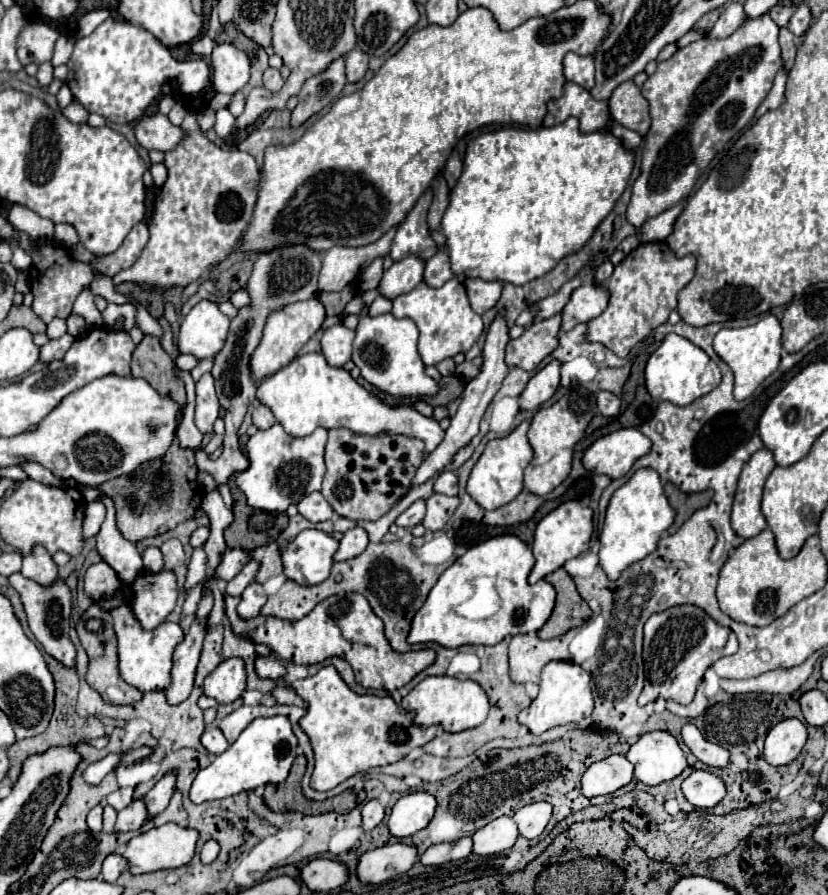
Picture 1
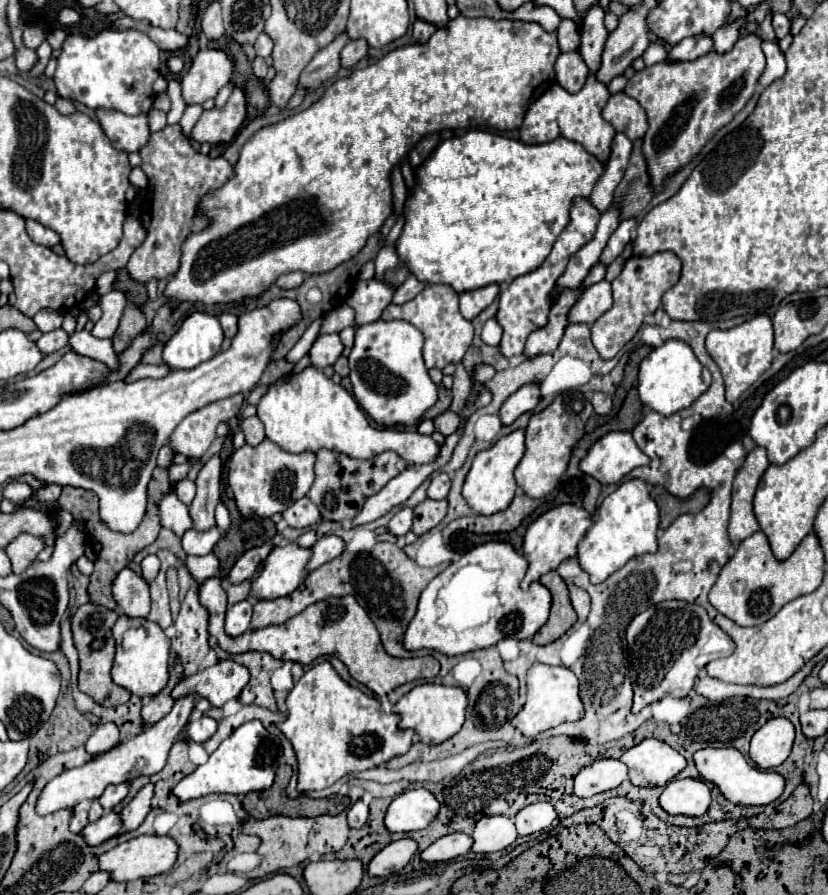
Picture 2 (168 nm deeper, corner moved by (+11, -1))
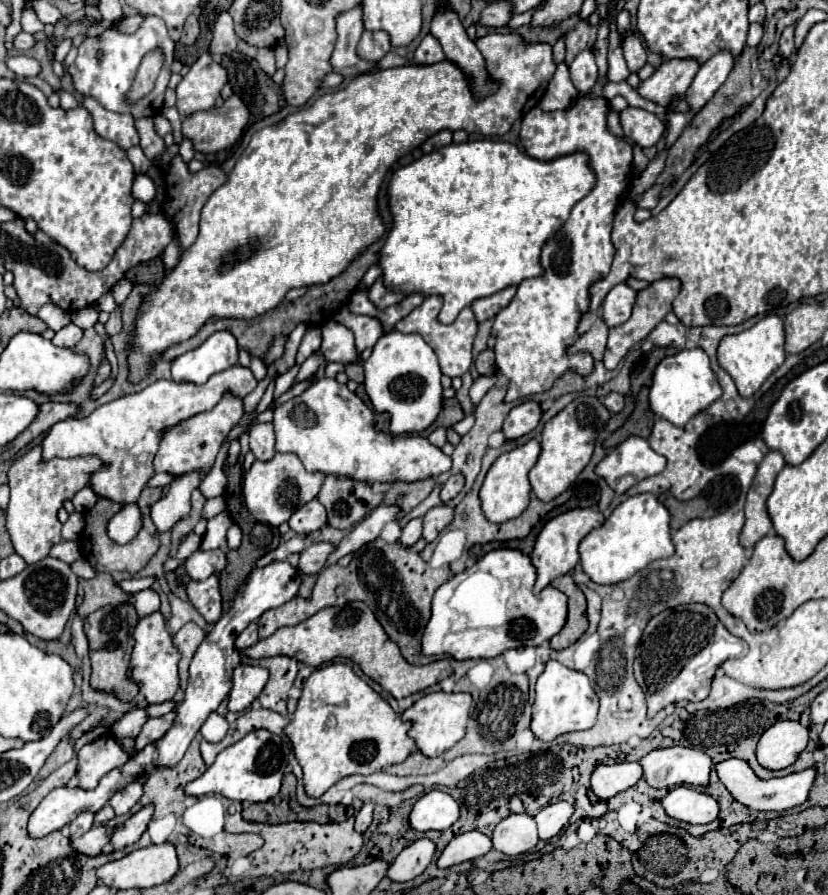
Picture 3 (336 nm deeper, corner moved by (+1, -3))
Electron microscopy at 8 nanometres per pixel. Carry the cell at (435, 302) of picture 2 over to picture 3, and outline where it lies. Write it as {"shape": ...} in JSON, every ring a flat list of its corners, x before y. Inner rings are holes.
{"shape":[[439,295,425,297,425,301,415,311,411,311,407,317,397,321,395,329,403,331,403,333,423,335,423,339,427,339,427,343,433,347,433,351,439,359,441,373,447,375,447,377,461,377,471,367,471,361,473,361,471,347,473,347,473,341,475,341,475,335,477,335,477,319,475,319,473,311,469,307,465,307,453,323,445,325,437,319,437,315,441,311,441,305,443,305,443,299,439,299]]}

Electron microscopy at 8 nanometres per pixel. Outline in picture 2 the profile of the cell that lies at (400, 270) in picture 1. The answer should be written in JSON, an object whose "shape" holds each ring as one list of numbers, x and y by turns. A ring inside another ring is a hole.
{"shape":[[357,281,351,295,347,297,347,303,355,311,355,327,381,319,381,313,391,303,393,293,395,289,383,281]]}

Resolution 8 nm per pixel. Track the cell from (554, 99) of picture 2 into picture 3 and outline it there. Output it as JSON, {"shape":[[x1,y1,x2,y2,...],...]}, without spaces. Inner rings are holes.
{"shape":[[583,95,577,97,577,101,561,111,541,111,539,107,533,107,525,117,523,117,523,125,521,125,521,143,525,147,525,151,535,157,535,159,555,159,561,155,569,155,575,151,587,151,591,157,591,167,597,175,597,185,593,187,593,191,583,197,571,211,571,217,567,219,567,223,559,229,559,233,543,247,541,253,541,261,545,267,545,273,541,277,535,279,525,279,519,287,517,293,513,297,513,301,503,307,503,311,497,313,495,323,493,323,493,335,497,337,495,343,495,361,497,361,497,369,509,379,509,391,505,395,505,401,517,401,521,397,529,397,535,393,543,393,547,389,551,389,553,381,557,377,561,377,567,369,575,369,581,375,591,373,593,367,593,359,587,353,579,353,579,355,565,355,567,345,571,343,569,339,577,339,577,325,579,325,579,317,589,309,589,285,595,283,597,279,601,279,603,275,607,275,609,267,611,267,611,259,613,259,613,243,611,243,611,225,613,225,613,215,617,205,623,201,629,185,631,185,631,161,633,161,633,153,631,153,631,145,625,143,623,137,615,137,609,127,607,127,607,115,609,115,609,99,599,95,599,97,591,97,591,95]]}

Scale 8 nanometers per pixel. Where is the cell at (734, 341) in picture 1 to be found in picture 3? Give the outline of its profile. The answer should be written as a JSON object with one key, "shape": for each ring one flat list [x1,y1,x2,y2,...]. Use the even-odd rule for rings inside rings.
{"shape":[[767,315,763,317,757,325,751,329,737,333,737,335,727,335,721,339,719,349,717,349,717,359,719,365,733,377,737,391,741,397,751,397,763,381,785,361,786,351,783,348,785,343,784,323,777,315]]}

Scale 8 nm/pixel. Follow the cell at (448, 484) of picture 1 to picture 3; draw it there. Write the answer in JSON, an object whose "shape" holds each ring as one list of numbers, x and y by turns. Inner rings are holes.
{"shape":[[451,475,451,477,445,481,443,489,441,489,441,501,443,501,443,503,451,501,461,489,463,489,463,475]]}

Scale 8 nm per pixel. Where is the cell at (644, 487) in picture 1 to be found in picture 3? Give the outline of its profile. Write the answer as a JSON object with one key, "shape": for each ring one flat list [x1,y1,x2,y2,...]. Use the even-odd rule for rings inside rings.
{"shape":[[639,493,617,505,603,527,591,531,579,545,583,571,601,585,621,583,655,559,671,557,675,547,669,537,669,511,653,493]]}

